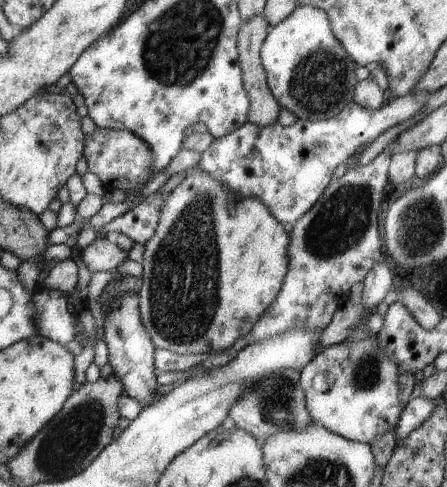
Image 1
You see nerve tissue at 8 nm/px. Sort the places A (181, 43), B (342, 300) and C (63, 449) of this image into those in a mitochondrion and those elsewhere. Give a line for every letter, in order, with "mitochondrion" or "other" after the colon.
A: mitochondrion
B: other
C: mitochondrion

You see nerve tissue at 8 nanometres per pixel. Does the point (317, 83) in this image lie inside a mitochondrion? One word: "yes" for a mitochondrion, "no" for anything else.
yes

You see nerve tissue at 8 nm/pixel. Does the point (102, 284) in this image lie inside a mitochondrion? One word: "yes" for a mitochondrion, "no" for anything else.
no

